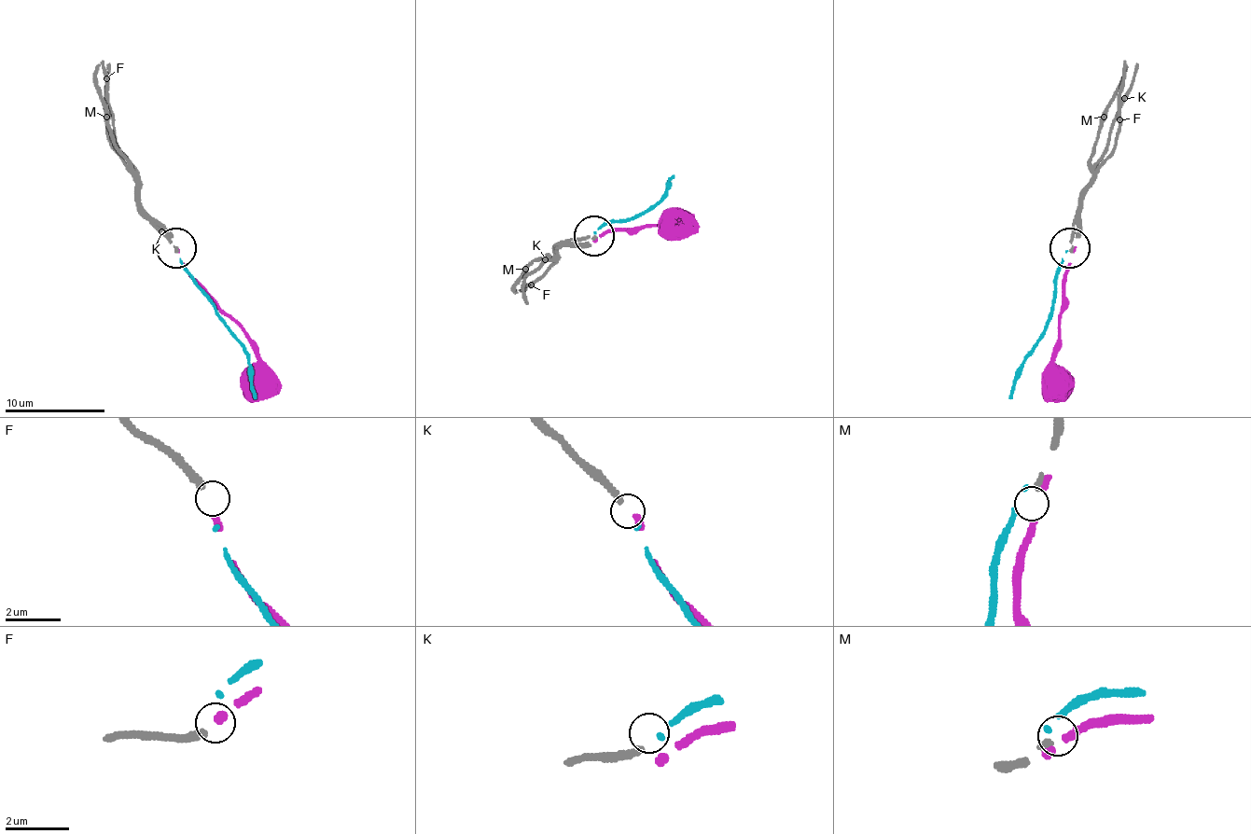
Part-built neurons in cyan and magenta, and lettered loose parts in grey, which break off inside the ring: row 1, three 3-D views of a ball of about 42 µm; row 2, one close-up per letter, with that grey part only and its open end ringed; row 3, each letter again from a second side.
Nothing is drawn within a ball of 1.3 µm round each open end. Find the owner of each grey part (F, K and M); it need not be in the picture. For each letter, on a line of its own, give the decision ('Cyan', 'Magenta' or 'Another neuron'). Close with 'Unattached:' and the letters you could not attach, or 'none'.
F: Magenta
K: Cyan
M: Another neuron
Unattached: M

